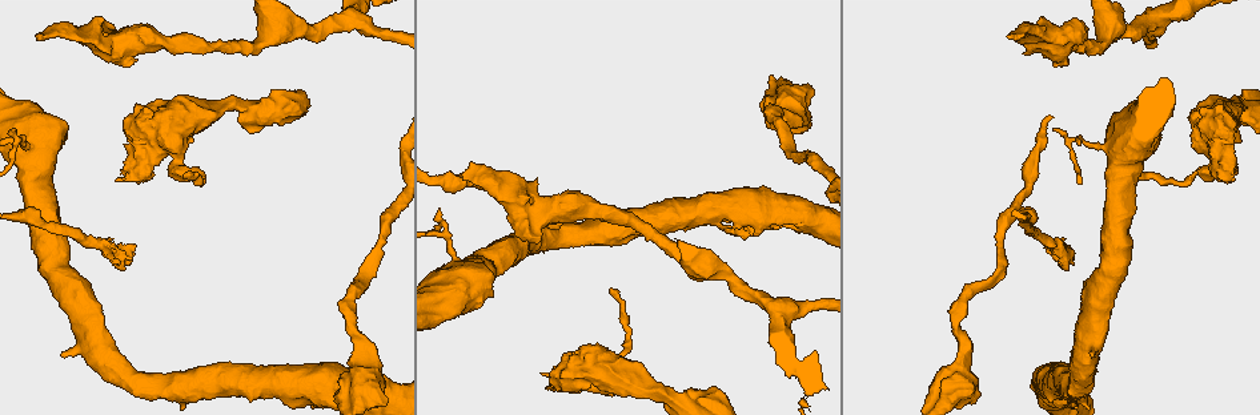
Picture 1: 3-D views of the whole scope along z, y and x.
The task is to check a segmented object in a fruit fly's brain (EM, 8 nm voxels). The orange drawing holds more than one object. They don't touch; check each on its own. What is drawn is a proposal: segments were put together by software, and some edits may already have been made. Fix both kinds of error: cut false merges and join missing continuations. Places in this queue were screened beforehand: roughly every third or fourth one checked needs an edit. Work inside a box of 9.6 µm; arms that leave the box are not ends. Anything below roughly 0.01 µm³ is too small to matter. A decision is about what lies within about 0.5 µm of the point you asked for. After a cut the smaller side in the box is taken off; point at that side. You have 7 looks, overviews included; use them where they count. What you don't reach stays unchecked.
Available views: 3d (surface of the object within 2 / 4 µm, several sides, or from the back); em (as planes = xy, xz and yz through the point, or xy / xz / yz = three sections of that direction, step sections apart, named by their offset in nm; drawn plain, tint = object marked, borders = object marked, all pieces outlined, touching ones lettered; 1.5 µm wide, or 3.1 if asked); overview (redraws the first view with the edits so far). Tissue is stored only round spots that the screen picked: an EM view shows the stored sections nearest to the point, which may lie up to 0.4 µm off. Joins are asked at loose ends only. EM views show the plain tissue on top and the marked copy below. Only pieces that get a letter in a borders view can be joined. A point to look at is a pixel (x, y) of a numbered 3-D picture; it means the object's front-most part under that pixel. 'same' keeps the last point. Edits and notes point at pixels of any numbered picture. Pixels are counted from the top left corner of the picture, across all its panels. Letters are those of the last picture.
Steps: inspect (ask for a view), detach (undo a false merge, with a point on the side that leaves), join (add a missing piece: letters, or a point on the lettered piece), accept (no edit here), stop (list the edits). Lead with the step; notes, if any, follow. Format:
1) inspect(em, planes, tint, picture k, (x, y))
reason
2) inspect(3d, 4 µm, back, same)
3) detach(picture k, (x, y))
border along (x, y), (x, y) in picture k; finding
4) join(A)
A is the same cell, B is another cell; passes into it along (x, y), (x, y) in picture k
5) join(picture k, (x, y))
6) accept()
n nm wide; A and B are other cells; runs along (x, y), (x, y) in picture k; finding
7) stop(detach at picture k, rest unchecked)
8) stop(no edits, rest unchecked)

inspect(em, xy, step 8, borders, picture 1, (1025, 35))
an open end

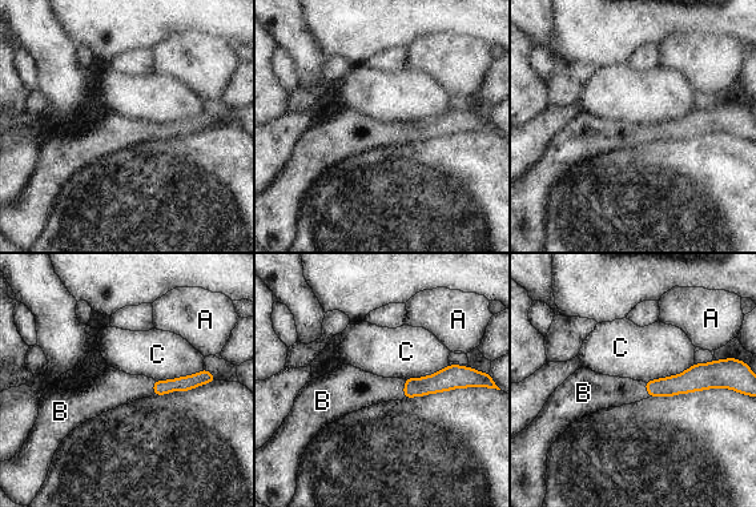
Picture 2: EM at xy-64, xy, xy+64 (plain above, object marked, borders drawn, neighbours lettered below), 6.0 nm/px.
inspect(em, planes, borders, same)

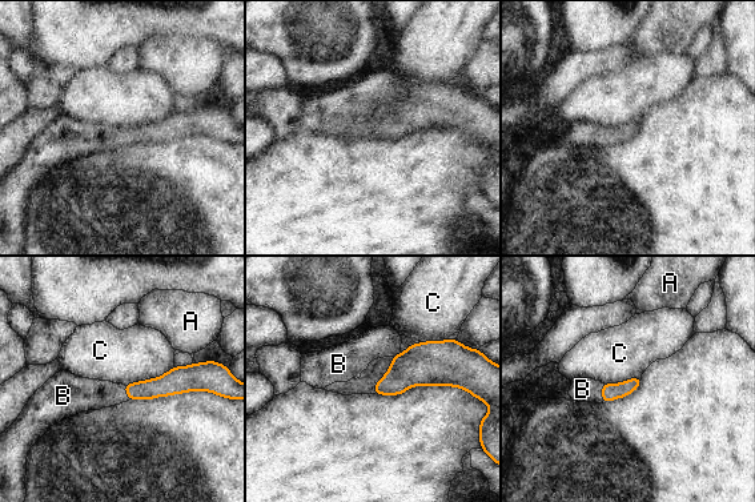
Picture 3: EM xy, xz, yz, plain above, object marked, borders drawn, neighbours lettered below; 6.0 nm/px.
join(B)
B is the same cell, A and C are other cells; passes into it along (610, 392), (602, 393), (582, 389) in picture 3; it goes on there

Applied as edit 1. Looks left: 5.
inspect(overview)

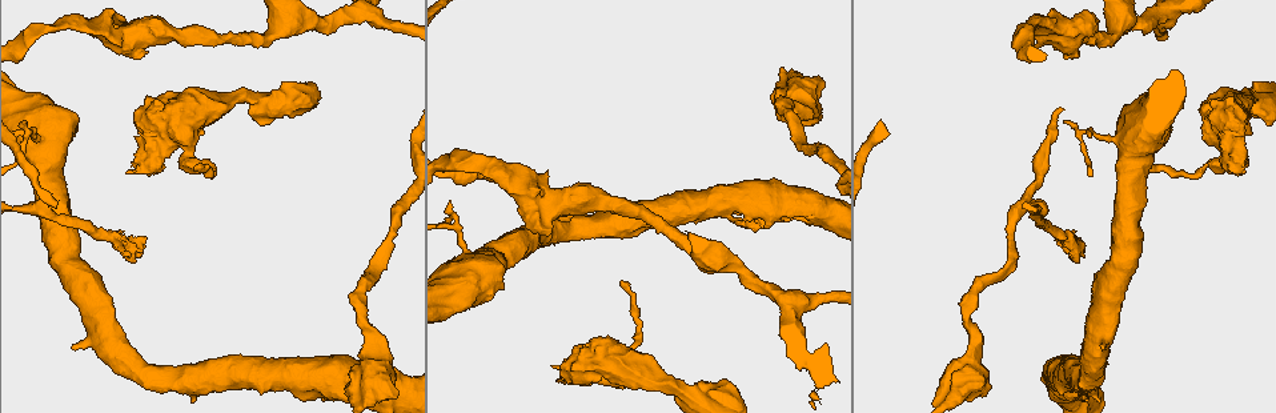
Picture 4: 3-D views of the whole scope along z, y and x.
inspect(3d, 4 µm, picture 4, (574, 368))
branch stops here

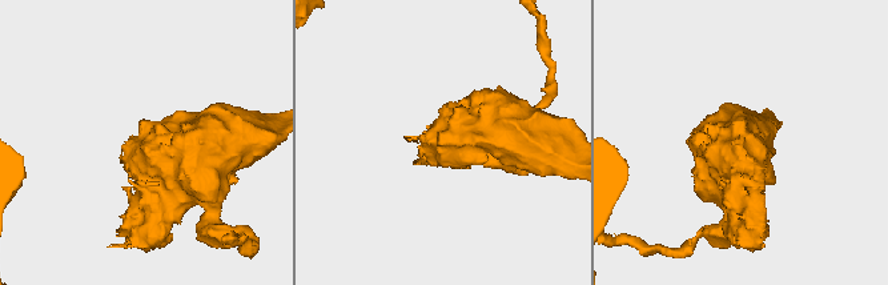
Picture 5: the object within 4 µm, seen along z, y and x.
inspect(em, planes, tint, picture 5, (741, 122))
shape alone is not enough

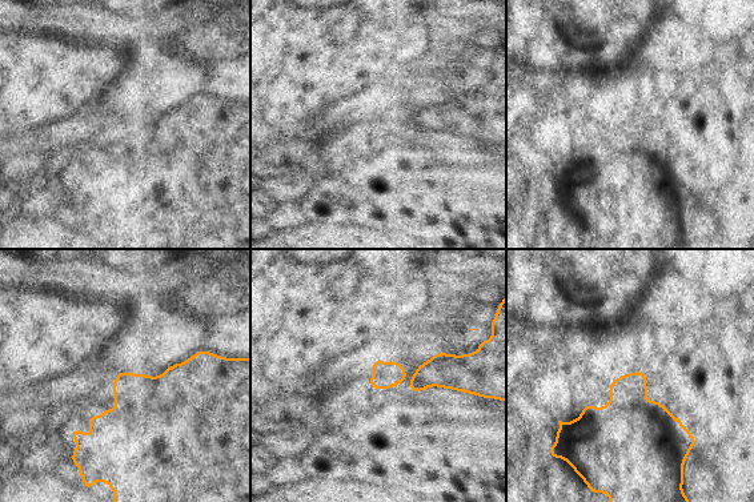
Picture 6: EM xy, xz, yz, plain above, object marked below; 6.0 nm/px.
inspect(em, planes, borders, same)

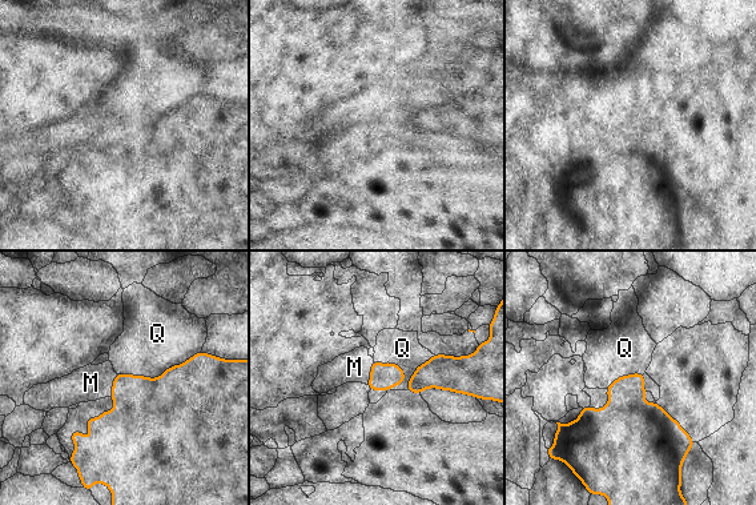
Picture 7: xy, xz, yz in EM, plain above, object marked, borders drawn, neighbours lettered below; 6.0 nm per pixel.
accept()
Q touches over 550 nm; M and Q are other cells; border along (200, 351), (156, 377), (116, 373) in picture 7; no lettered piece goes on from it

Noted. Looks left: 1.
stop(join at picture 3, rest unchecked)

